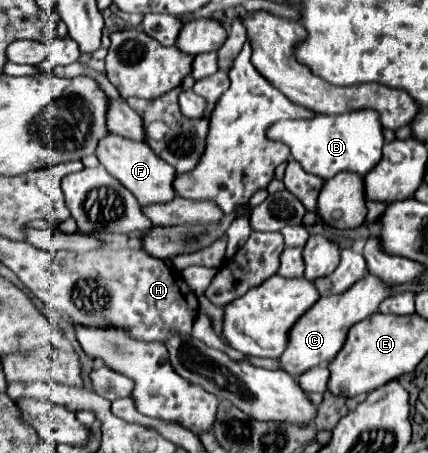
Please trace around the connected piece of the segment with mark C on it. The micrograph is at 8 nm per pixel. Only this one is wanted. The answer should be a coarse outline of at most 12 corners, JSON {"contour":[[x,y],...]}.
{"contour":[[366,275],[320,297],[288,333],[282,371],[328,365],[390,293]]}

